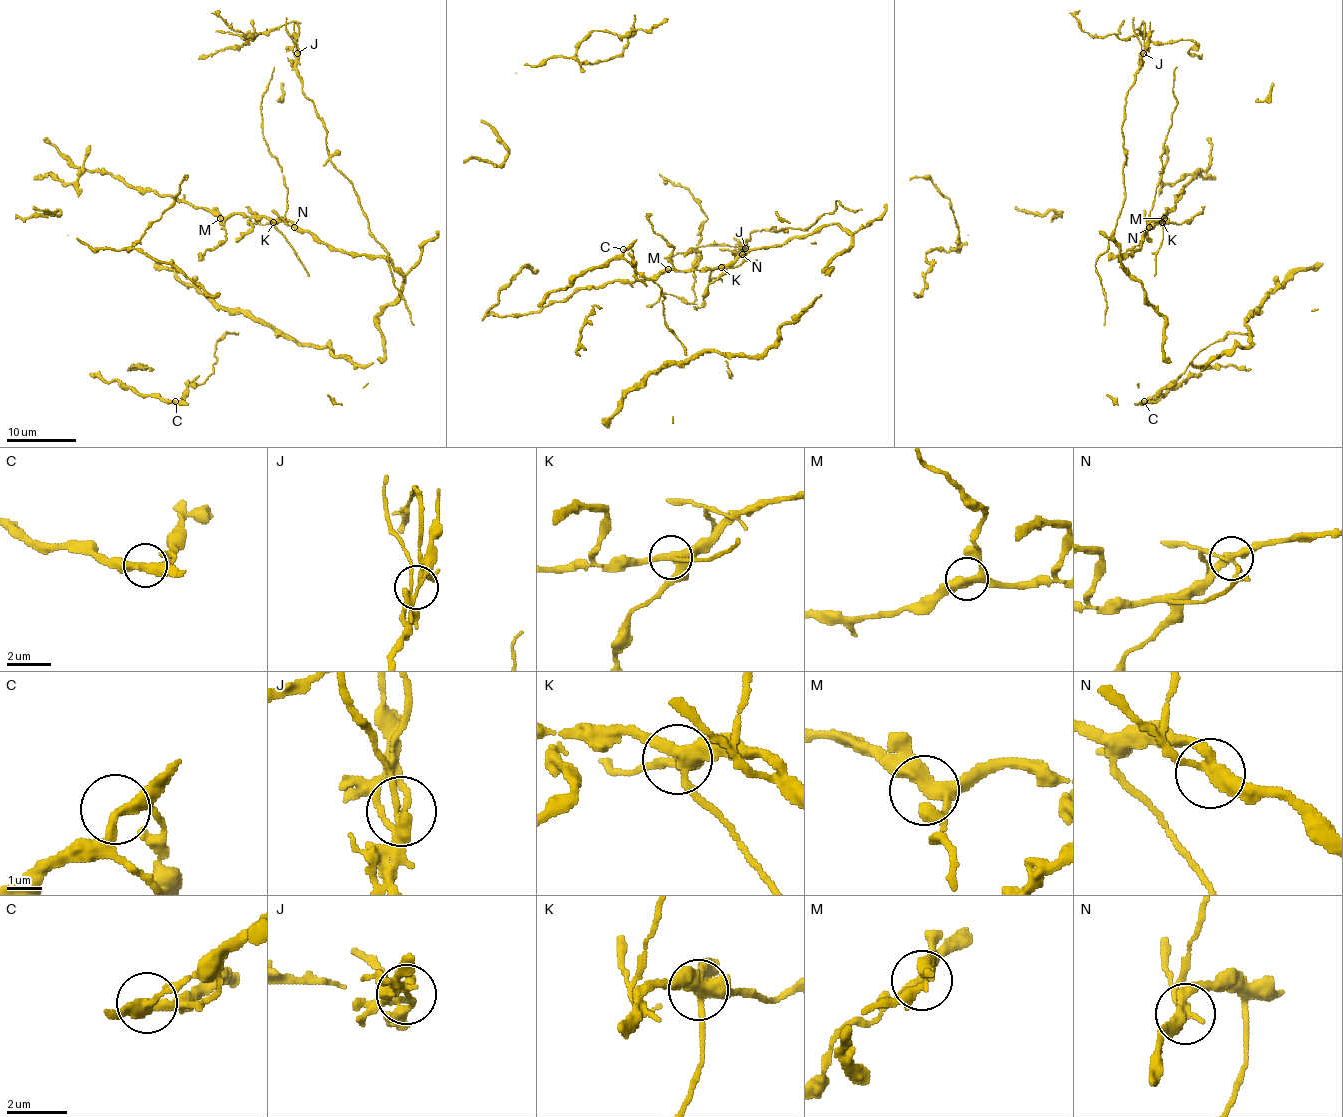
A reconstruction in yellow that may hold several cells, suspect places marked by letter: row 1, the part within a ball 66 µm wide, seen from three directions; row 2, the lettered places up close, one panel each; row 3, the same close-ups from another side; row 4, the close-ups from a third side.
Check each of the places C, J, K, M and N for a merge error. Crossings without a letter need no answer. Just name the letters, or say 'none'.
J, K, N

